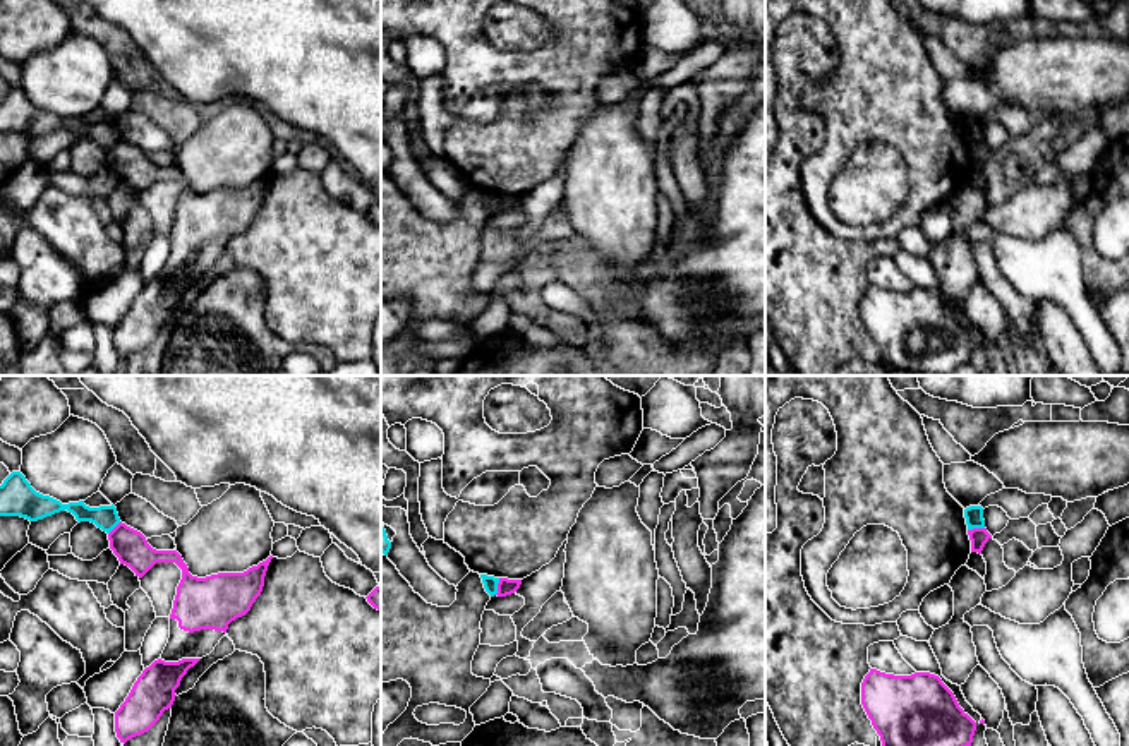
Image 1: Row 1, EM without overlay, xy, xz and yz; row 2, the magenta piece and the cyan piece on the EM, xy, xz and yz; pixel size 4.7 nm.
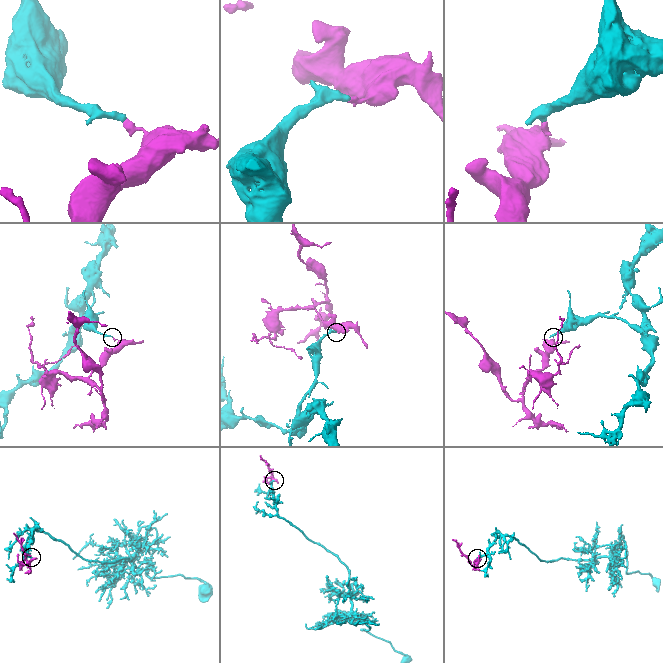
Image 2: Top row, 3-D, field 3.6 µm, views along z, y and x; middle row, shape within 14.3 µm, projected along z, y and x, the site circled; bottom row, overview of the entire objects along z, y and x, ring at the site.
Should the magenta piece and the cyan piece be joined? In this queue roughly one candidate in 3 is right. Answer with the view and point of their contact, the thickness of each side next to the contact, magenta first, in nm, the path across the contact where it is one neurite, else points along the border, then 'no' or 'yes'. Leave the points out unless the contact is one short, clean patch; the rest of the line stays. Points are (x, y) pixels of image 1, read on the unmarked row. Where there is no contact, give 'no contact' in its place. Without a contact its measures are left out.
meets magenta in xz at (498, 203); 80 nm thick on the magenta side, 60 nm on the other; border along xz (500, 194), (495, 210); no

